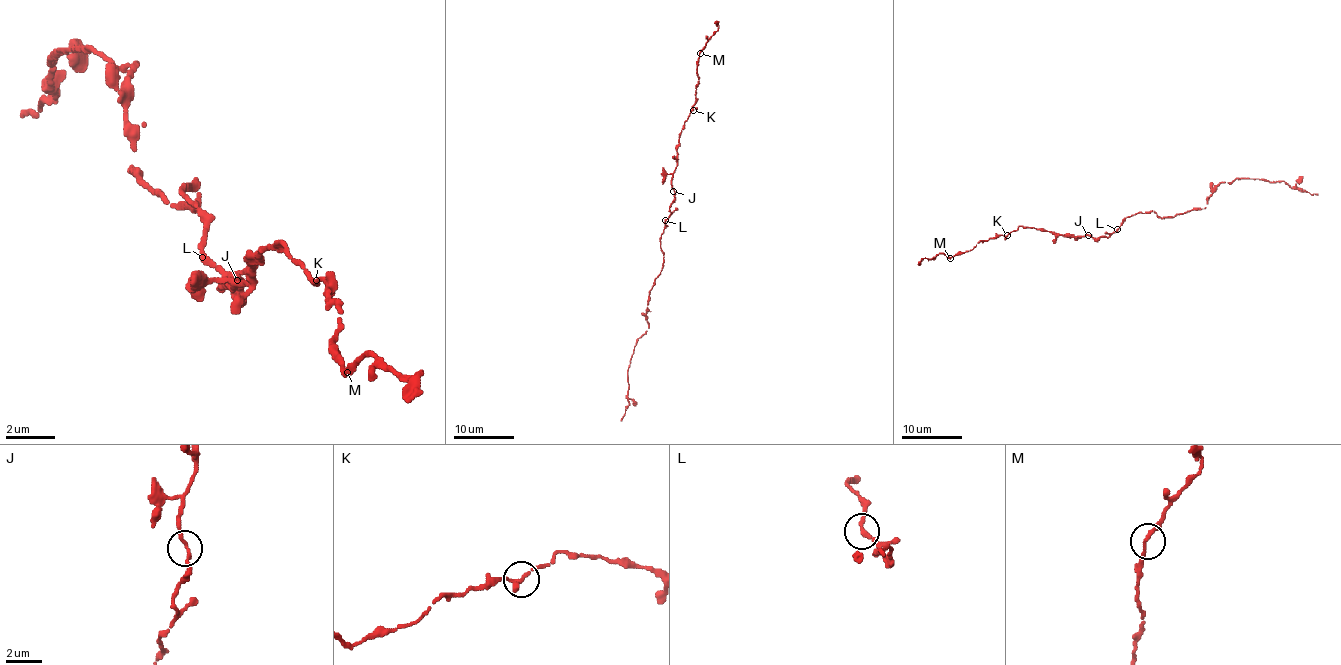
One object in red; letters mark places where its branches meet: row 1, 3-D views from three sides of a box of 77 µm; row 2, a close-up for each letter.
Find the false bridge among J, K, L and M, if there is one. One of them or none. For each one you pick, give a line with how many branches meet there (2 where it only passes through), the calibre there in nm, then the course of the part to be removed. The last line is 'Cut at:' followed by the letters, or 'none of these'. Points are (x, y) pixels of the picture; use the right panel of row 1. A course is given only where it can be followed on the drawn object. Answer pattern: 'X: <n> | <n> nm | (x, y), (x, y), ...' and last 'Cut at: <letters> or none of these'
Cut at: none of these

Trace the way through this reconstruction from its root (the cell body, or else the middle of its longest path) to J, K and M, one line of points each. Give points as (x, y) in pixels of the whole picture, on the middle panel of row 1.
J: (666, 222), (670, 213), (669, 206), (675, 198), (673, 191)
K: (666, 222), (670, 213), (669, 206), (675, 198), (672, 173), (676, 165), (679, 132), (693, 110)
M: (666, 222), (675, 198), (672, 173), (676, 146), (696, 100), (700, 53)

